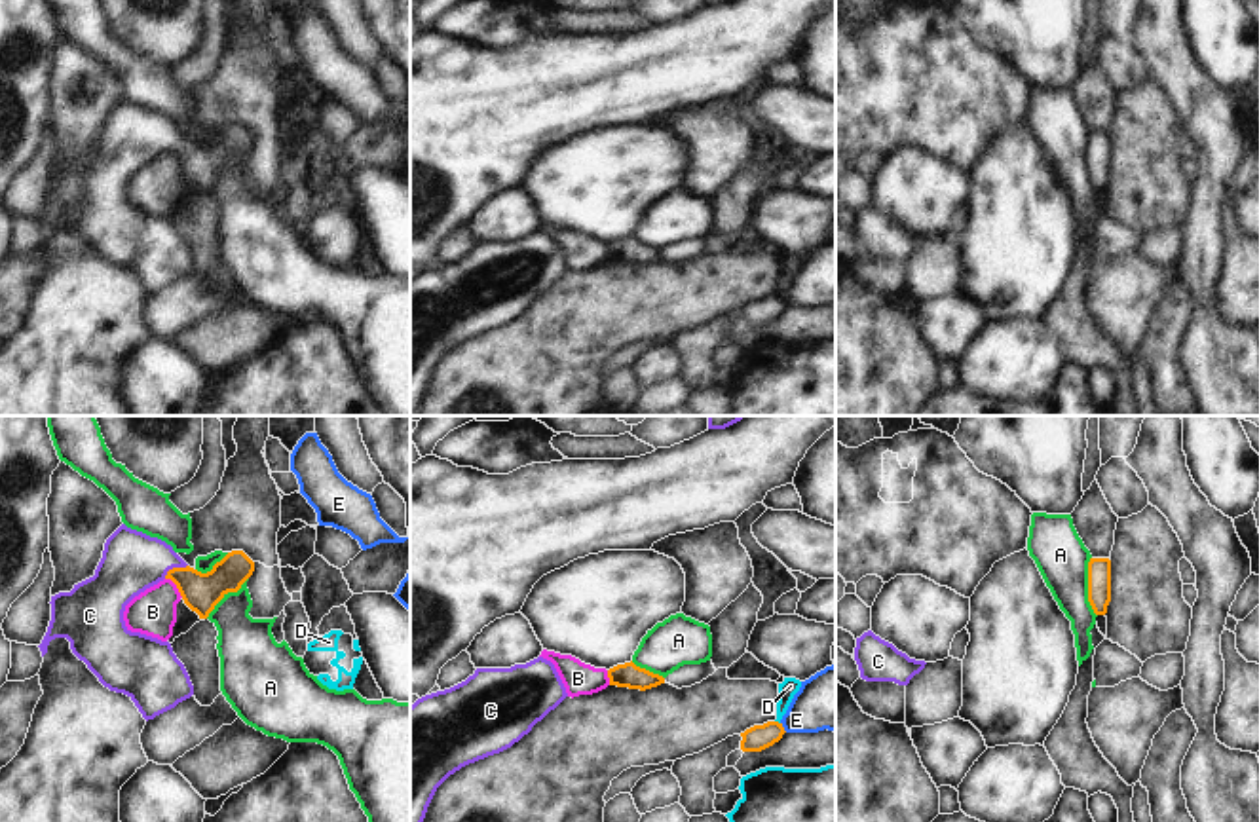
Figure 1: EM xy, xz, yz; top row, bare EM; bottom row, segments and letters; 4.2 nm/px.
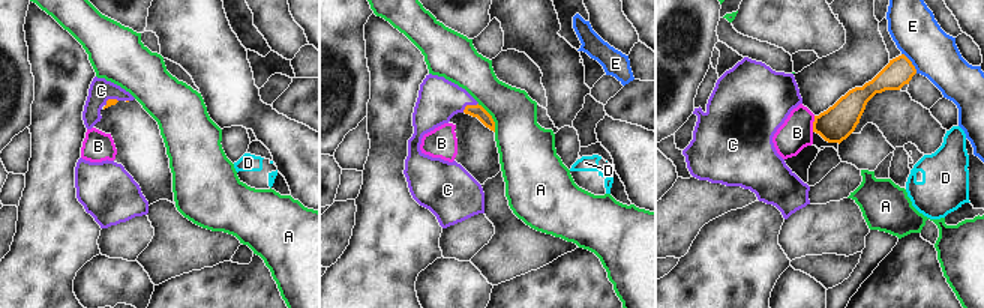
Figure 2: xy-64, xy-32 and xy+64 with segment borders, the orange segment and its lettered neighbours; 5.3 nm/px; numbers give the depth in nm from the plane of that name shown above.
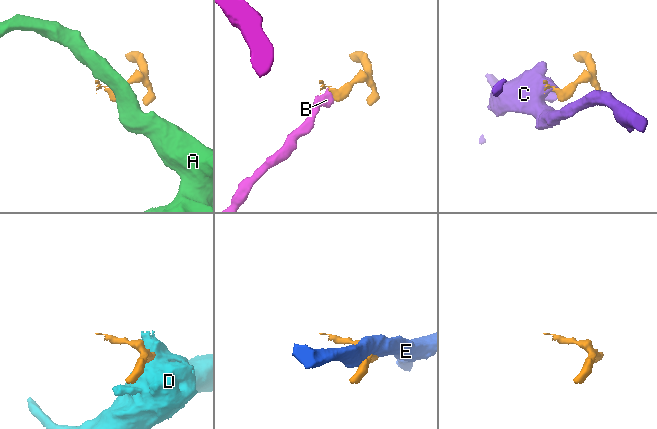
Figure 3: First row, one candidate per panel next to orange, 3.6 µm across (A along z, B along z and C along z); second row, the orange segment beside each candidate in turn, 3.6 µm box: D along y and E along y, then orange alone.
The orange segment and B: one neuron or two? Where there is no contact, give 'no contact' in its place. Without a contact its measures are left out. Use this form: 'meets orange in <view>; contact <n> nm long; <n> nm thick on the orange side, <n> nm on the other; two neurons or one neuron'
meets orange in xy; contact 120 nm long; 160 nm thick on the orange side, 190 nm on the other; two neurons

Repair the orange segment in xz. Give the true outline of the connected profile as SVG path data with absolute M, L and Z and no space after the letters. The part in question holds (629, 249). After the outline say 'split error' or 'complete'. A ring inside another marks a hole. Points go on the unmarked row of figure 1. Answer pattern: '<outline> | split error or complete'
M632 235L610 243L608 252L610 252L610 260L640 264L640 266L665 258L663 251L640 243Z | complete

